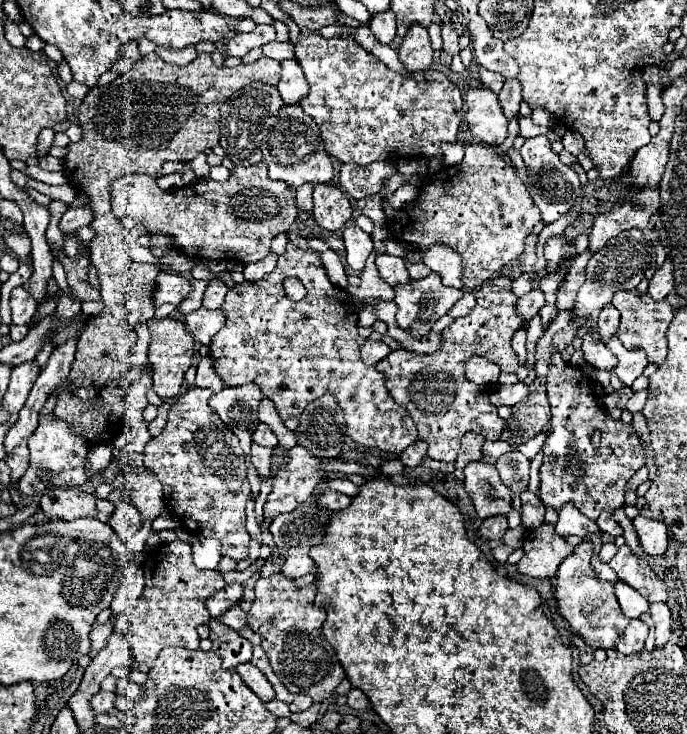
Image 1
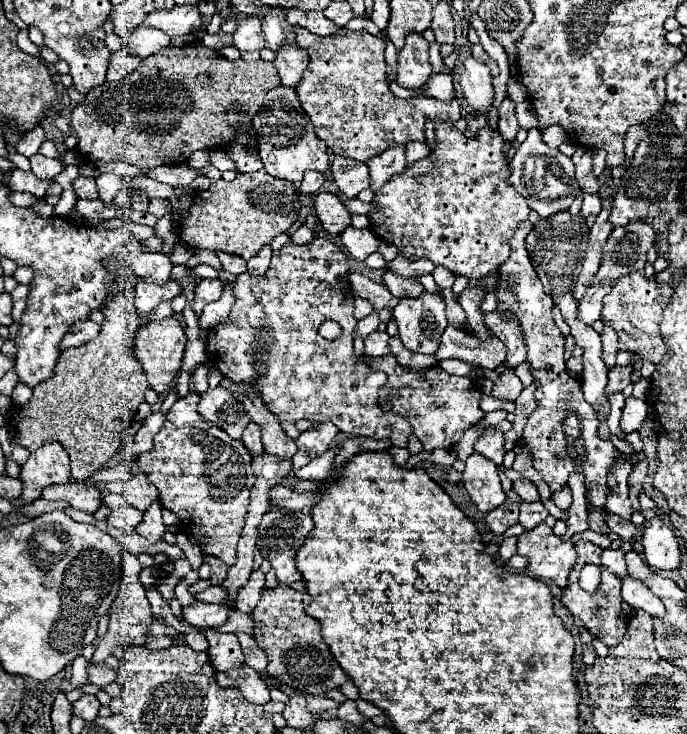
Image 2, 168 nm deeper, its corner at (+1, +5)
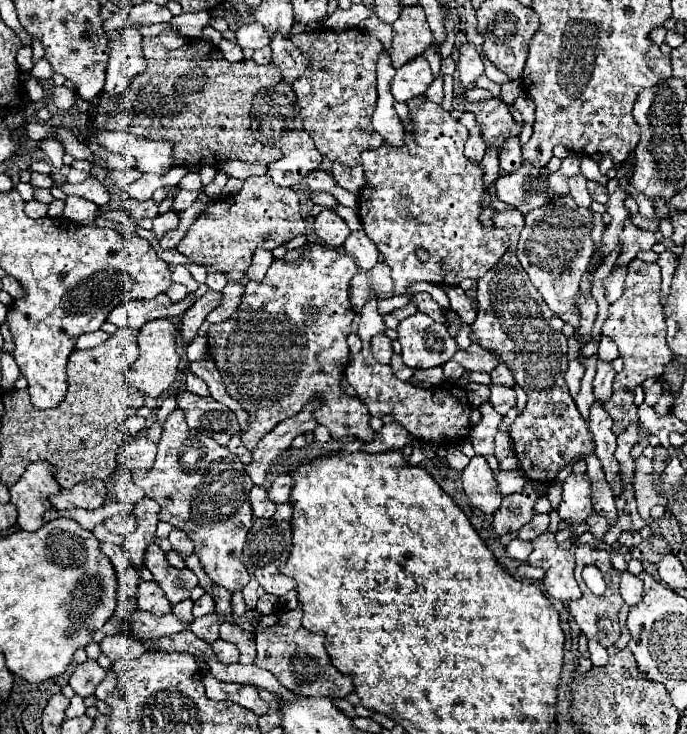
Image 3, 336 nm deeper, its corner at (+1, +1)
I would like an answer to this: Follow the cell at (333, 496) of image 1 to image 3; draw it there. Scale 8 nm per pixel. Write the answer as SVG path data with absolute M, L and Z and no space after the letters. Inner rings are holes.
M252 487L250 491L250 507L254 517L272 517L276 513L276 505L268 501L268 493L264 487Z

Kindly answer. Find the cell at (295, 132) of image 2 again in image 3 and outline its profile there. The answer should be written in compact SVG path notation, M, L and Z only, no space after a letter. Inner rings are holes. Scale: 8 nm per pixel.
M278 83L270 89L262 89L258 91L258 95L254 97L252 103L252 119L256 121L256 125L252 125L252 131L256 135L258 141L262 143L270 143L278 149L282 149L284 157L276 163L270 165L268 175L272 177L272 181L280 187L292 187L296 183L300 183L308 173L312 173L314 169L320 167L322 163L322 155L318 153L318 149L314 147L314 141L308 133L302 133L302 119L300 119L300 105L296 101L296 95L292 91L292 87L288 83Z

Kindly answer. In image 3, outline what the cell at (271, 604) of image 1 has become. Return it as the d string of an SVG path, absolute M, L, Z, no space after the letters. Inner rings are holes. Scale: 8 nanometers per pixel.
M300 607L292 609L292 611L280 609L276 613L260 617L260 623L258 623L256 633L254 633L254 641L256 641L254 665L258 665L262 669L268 669L292 693L298 693L298 695L324 695L324 697L330 697L330 699L344 699L344 697L348 697L354 691L352 677L342 675L332 665L332 661L330 661L330 657L328 657L328 653L326 653L326 649L322 645L322 635L310 633L308 629L304 629L300 619L302 619L302 609Z

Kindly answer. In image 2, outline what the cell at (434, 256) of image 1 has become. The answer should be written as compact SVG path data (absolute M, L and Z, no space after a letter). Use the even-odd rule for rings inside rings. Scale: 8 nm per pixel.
M436 265L436 267L434 267L432 277L434 277L434 281L436 281L436 285L438 285L440 289L452 287L452 283L454 283L454 279L456 279L456 275L454 275L450 269L442 267L442 265Z

